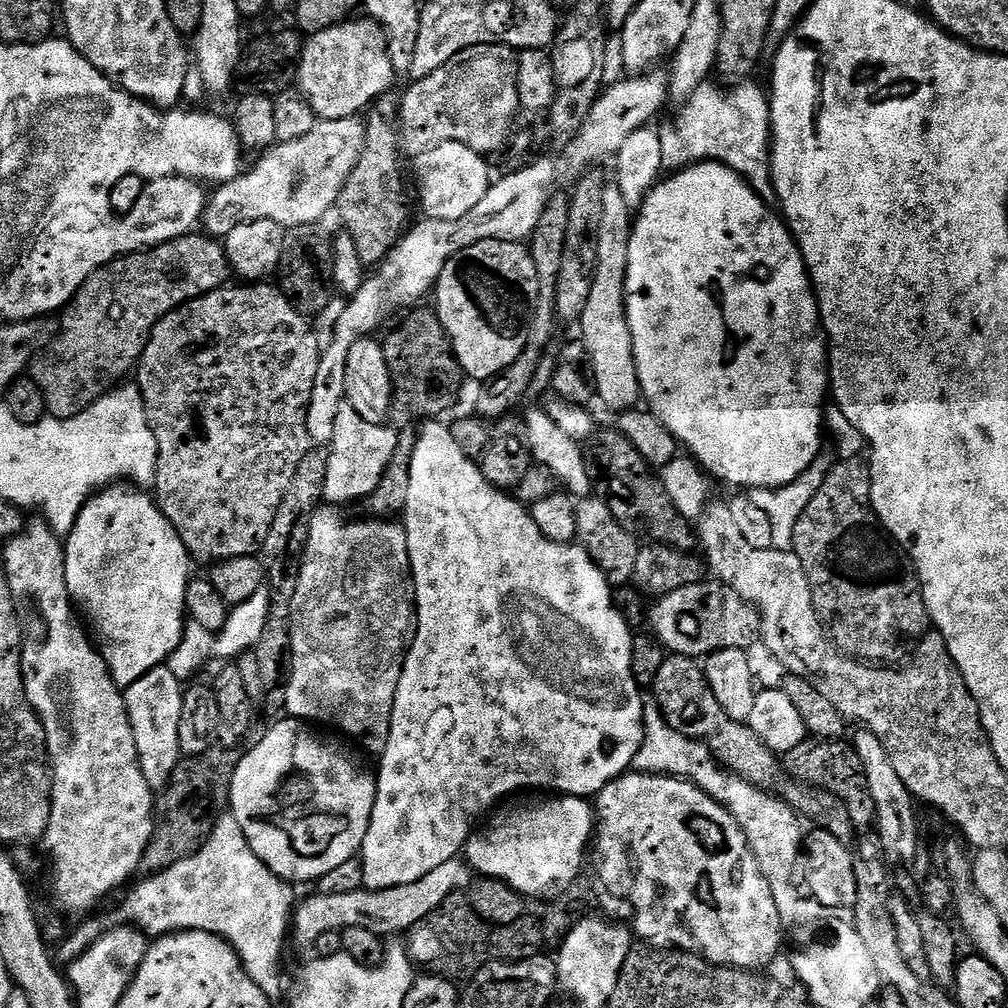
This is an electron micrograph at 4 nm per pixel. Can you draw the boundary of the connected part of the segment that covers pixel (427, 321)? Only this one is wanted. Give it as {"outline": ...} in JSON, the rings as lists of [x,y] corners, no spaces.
{"outline":[[[417,307],[404,320],[404,325],[387,341],[383,341],[384,357],[388,369],[394,377],[394,420],[408,424],[419,416],[423,418],[440,418],[443,412],[456,400],[460,392],[462,373],[452,345],[439,316],[431,307]]]}

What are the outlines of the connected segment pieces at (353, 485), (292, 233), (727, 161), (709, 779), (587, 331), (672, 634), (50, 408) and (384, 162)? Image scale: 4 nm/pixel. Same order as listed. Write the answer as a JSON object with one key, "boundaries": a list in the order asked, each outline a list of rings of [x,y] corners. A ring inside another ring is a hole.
{"boundaries":[[[[345,402],[338,406],[338,414],[334,418],[332,443],[327,445],[326,451],[328,461],[326,462],[324,500],[332,506],[344,506],[340,504],[348,504],[351,500],[361,499],[360,501],[363,501],[372,495],[381,477],[384,476],[385,472],[388,471],[390,465],[393,463],[392,455],[396,452],[396,436],[384,424],[366,422],[366,418],[362,418],[362,414],[358,414],[358,410],[354,410],[354,406],[350,406]]],[[[319,223],[310,225],[300,225],[297,228],[287,229],[284,233],[284,241],[282,242],[282,254],[280,255],[280,266],[278,269],[278,277],[280,276],[280,281],[278,281],[278,287],[281,292],[283,292],[284,297],[296,307],[296,313],[305,318],[315,318],[319,316],[320,312],[325,311],[329,301],[330,295],[328,295],[328,288],[330,292],[330,285],[332,284],[332,249],[334,247],[333,237],[327,236],[322,230],[323,227]]],[[[705,82],[698,86],[679,109],[680,121],[673,128],[663,129],[660,132],[665,169],[683,170],[691,164],[705,162],[724,164],[739,174],[759,194],[767,208],[779,209],[778,190],[774,190],[772,181],[772,105],[769,93],[765,89],[763,92],[758,85],[752,84],[753,82],[724,86],[728,88],[719,88],[712,83]]],[[[651,698],[645,699],[644,702],[644,741],[636,757],[632,759],[632,768],[650,776],[674,776],[688,780],[697,788],[701,788],[740,823],[742,834],[746,834],[746,842],[774,894],[774,902],[780,913],[798,911],[792,916],[793,922],[800,924],[796,926],[812,926],[825,919],[823,916],[826,916],[826,910],[821,904],[813,903],[812,912],[804,913],[801,904],[795,899],[796,894],[789,889],[792,862],[795,859],[800,860],[802,856],[801,849],[800,852],[796,849],[802,844],[802,839],[797,835],[798,829],[802,827],[797,813],[793,812],[779,795],[763,788],[755,788],[753,784],[728,771],[713,757],[712,751],[705,744],[699,740],[691,740],[689,736],[671,728],[664,721],[658,702]]],[[[608,186],[603,195],[601,233],[598,234],[596,272],[585,309],[578,321],[579,339],[594,362],[596,396],[616,414],[627,412],[641,403],[640,379],[636,373],[630,326],[624,309],[624,287],[628,265],[628,243],[634,223],[633,209],[626,206],[622,190]]],[[[705,578],[659,597],[650,612],[653,635],[665,651],[698,660],[727,648],[752,650],[761,643],[760,611],[746,602],[730,586],[715,578]]],[[[204,234],[196,235],[180,236],[151,250],[136,250],[134,254],[115,257],[90,274],[90,278],[86,278],[84,285],[72,297],[71,305],[65,307],[59,317],[60,337],[42,354],[35,353],[30,361],[30,378],[42,391],[45,411],[49,417],[68,420],[87,409],[107,389],[105,380],[110,382],[117,377],[117,380],[123,379],[124,374],[135,369],[152,327],[166,313],[229,283],[228,255],[224,252],[223,243]]],[[[380,112],[367,117],[364,149],[346,178],[335,205],[340,210],[343,231],[354,238],[354,246],[358,246],[358,258],[362,258],[366,266],[379,265],[414,220],[408,196],[404,193],[404,184],[400,181],[400,162],[396,152],[398,132],[393,121],[391,124]]]]}

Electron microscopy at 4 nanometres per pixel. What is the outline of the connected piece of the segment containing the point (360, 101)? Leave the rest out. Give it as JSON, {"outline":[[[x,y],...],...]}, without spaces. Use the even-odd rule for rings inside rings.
{"outline":[[[371,18],[349,19],[321,32],[311,33],[303,41],[296,70],[298,91],[308,100],[308,105],[320,120],[350,120],[361,115],[360,111],[371,100],[376,100],[392,84],[392,59],[388,56],[388,37],[383,28]]]}

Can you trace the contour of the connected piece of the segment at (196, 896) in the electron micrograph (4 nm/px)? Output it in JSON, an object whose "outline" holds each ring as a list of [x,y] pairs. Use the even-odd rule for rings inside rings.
{"outline":[[[225,812],[217,817],[211,834],[193,855],[147,875],[129,892],[118,911],[83,919],[73,933],[53,947],[52,965],[58,970],[68,969],[97,940],[118,927],[133,927],[150,938],[181,931],[212,933],[232,946],[251,981],[273,1006],[278,1006],[284,990],[277,970],[296,904],[291,888],[254,854],[237,819]]]}

